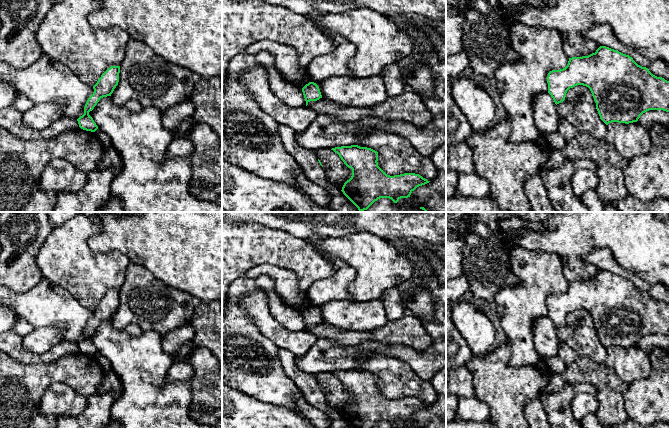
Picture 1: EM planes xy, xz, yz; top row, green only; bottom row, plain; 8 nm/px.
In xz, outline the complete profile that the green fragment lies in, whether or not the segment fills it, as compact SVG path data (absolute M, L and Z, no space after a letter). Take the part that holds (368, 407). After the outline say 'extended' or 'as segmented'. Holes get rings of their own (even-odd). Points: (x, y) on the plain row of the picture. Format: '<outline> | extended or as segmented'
M351 369L335 371L331 374L339 379L348 392L352 393L352 400L344 407L341 415L353 428L373 428L380 422L389 422L394 427L397 427L401 422L410 421L417 411L430 406L415 397L387 399L378 390L378 376L371 372Z | as segmented

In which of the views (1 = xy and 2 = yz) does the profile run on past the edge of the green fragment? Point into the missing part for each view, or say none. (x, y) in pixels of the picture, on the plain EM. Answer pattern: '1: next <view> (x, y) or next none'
1: next none
2: next none

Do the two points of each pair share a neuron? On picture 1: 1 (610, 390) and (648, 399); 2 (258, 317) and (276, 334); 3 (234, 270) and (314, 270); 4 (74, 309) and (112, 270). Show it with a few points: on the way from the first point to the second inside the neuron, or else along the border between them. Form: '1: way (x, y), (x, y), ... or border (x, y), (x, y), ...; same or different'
1: border (629, 384), (624, 393), (624, 407), (627, 416); different
2: way (262, 320), (272, 330); same
3: way (254, 255), (294, 255); same
4: border (61, 288), (64, 288), (81, 304), (92, 310); different

